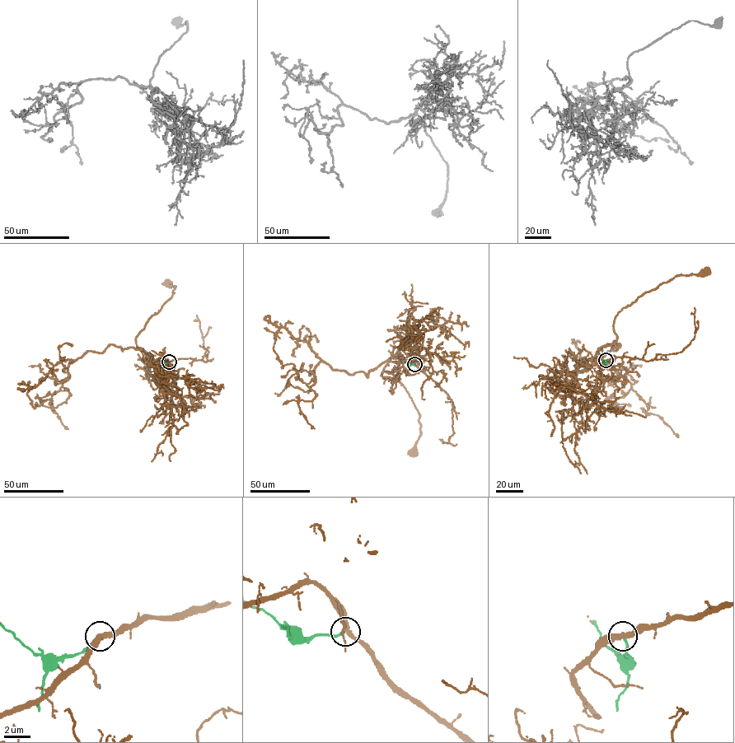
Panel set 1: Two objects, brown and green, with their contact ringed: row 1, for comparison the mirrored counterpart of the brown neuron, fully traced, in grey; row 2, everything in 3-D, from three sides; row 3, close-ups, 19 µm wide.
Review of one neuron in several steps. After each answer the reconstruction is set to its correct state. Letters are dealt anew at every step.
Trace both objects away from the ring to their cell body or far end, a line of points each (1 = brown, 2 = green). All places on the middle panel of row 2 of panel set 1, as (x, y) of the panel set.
1: (414, 364), (412, 360), (402, 362), (395, 355), (381, 373), (394, 375), (419, 414), (420, 436), (413, 452)
2: (414, 364), (404, 362)

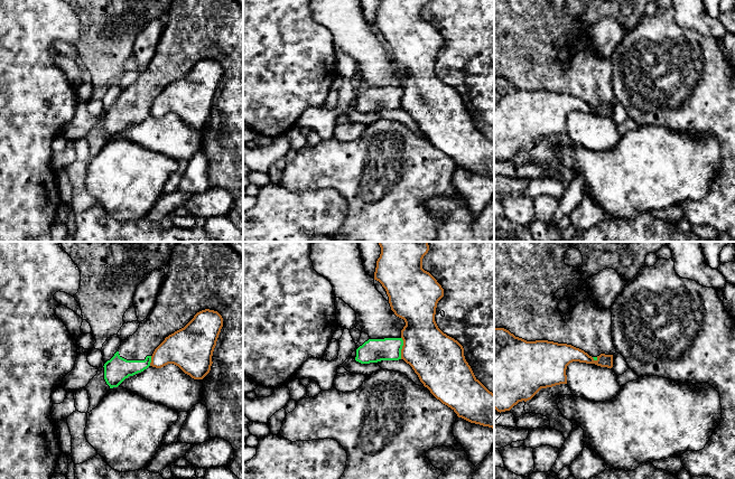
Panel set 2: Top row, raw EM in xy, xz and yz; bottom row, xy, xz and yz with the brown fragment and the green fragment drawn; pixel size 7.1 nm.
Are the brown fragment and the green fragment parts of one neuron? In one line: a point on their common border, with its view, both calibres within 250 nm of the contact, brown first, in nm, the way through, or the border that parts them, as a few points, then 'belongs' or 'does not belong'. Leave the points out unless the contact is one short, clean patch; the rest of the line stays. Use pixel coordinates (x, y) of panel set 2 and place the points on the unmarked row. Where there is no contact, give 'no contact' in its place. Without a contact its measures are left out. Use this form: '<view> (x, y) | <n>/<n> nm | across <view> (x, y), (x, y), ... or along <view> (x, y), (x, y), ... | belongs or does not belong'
xz (402, 97) | 360/170 nm | along xz (401, 86), (400, 107) | does not belong

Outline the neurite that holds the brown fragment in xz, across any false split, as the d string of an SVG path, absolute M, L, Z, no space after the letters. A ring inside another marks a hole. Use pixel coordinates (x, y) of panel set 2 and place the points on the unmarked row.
M381 0L376 10L374 29L385 38L391 59L406 72L401 79L401 109L412 116L424 135L458 167L494 179L494 143L475 126L465 109L463 95L444 83L435 71L437 53L444 46L444 38L422 18L422 8L427 2Z

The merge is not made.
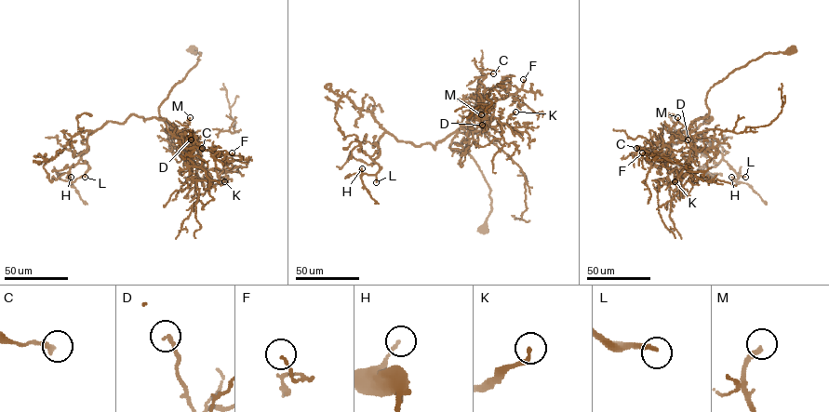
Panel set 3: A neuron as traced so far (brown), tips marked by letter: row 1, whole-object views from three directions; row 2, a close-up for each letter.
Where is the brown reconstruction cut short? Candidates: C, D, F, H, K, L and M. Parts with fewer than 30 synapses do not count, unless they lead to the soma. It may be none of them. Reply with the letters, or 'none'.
L

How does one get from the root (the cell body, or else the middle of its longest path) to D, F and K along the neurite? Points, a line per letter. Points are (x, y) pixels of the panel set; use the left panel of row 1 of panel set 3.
D: (192, 49), (200, 53), (199, 59), (159, 108), (159, 116), (167, 121), (176, 137), (192, 145), (191, 139)
F: (192, 49), (200, 53), (199, 59), (172, 88), (159, 108), (159, 116), (200, 148), (232, 152)
K: (192, 49), (199, 59), (172, 88), (159, 116), (190, 156), (215, 168), (224, 181)

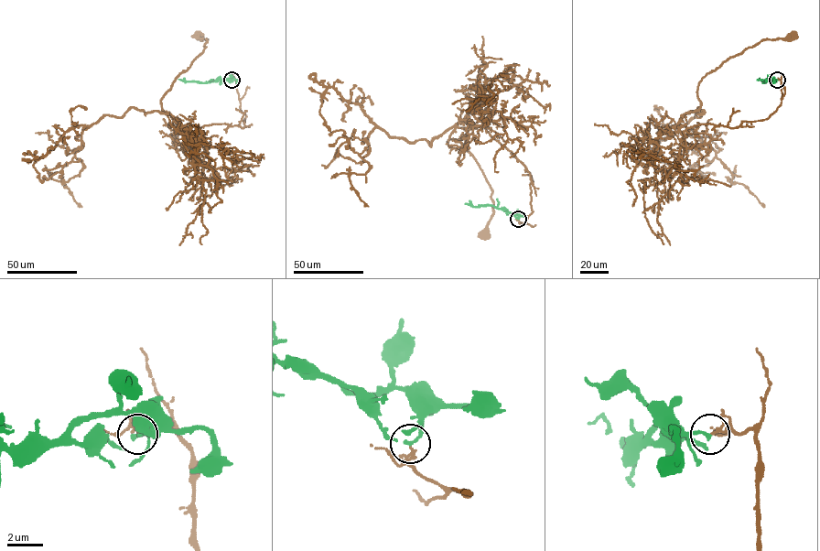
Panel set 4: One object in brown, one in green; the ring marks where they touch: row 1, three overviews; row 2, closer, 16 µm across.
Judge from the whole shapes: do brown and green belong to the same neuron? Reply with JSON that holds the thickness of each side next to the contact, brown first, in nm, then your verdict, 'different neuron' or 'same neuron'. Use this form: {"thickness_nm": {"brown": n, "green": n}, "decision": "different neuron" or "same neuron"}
{"thickness_nm": {"brown": 110, "green": 150}, "decision": "different neuron"}

